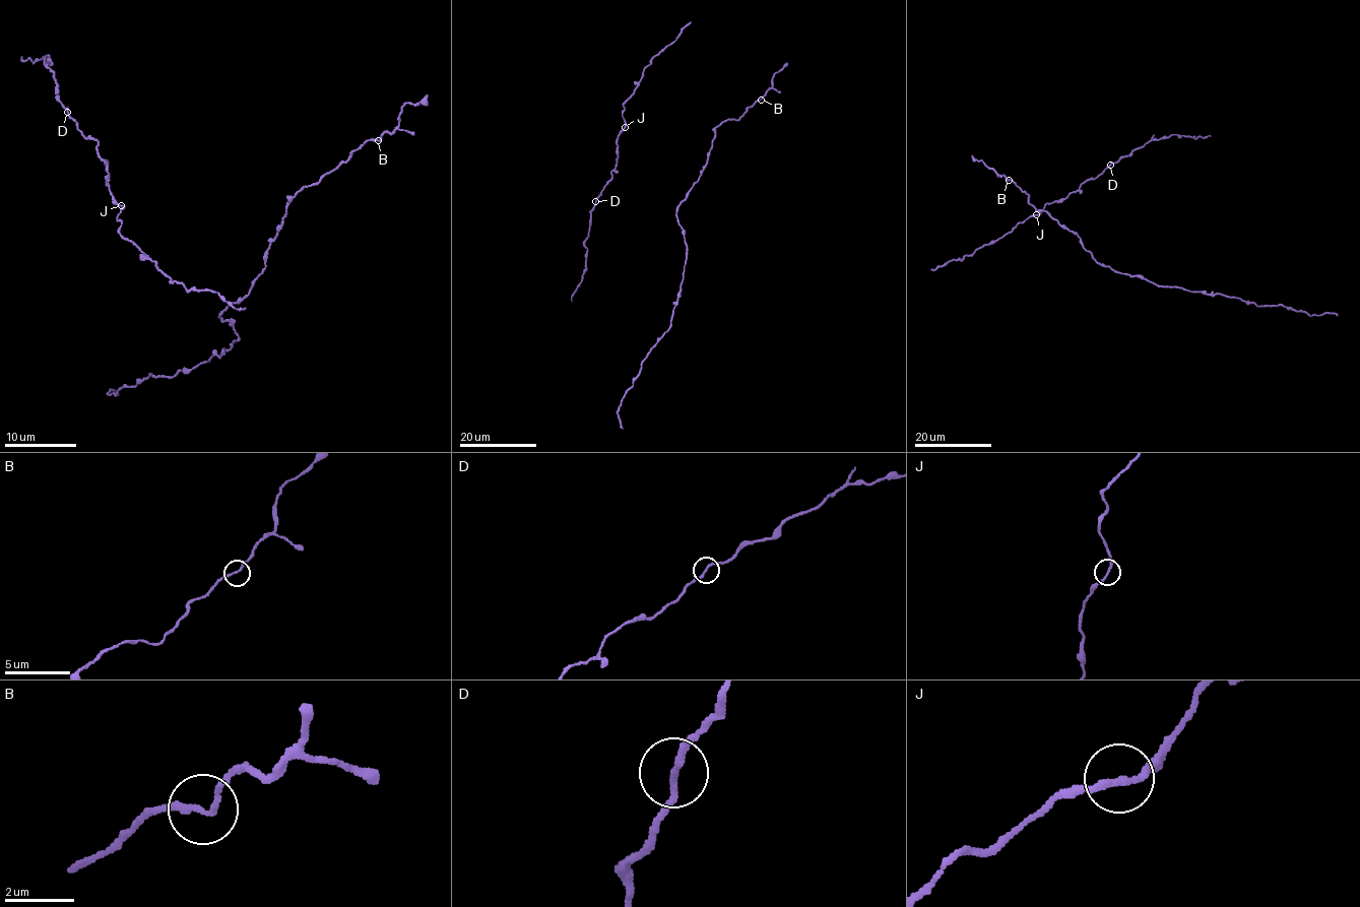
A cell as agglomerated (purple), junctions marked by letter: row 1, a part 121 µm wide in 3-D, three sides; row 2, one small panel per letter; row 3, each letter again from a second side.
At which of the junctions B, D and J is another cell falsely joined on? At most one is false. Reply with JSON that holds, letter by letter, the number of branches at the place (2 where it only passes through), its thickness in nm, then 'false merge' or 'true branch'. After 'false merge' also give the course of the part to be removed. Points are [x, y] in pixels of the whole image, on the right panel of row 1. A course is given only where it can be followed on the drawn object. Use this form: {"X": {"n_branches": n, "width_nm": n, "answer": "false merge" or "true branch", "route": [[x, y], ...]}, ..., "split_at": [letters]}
{"B": {"n_branches": 2, "width_nm": 170, "answer": "true branch"}, "D": {"n_branches": 2, "width_nm": 170, "answer": "true branch"}, "J": {"n_branches": 2, "width_nm": 180, "answer": "true branch"}, "split_at": []}

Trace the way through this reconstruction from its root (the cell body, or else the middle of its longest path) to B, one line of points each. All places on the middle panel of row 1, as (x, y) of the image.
B: (703, 170), (714, 129), (727, 120), (737, 120), (761, 100)

